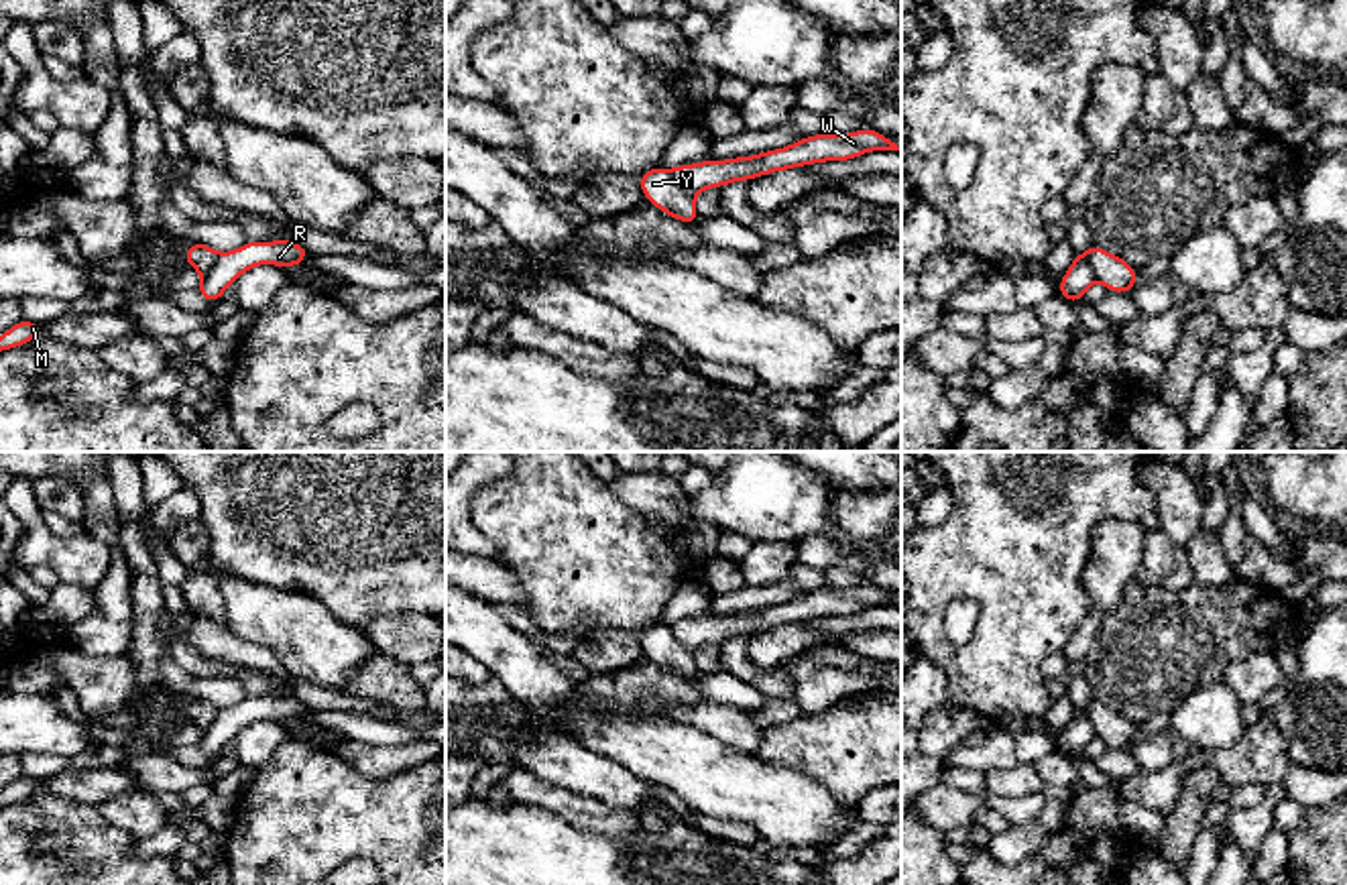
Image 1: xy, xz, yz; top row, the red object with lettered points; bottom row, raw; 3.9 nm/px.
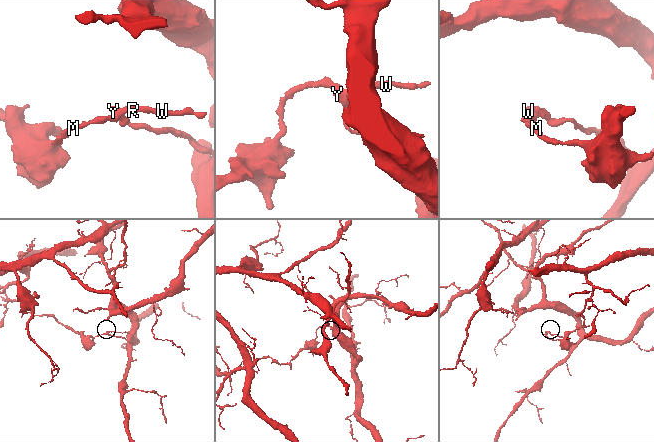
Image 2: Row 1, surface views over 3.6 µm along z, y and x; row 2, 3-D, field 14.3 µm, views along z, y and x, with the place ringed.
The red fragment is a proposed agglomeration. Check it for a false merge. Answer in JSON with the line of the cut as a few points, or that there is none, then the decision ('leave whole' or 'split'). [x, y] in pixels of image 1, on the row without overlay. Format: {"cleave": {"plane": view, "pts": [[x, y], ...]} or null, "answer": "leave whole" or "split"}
{"cleave": {"plane": "xz", "pts": [[670, 627], [692, 652]]}, "answer": "split"}

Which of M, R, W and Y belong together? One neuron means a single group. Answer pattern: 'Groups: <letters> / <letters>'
Groups: M R W / Y

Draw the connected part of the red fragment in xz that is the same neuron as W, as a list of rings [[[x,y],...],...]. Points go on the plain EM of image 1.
[[[865,582],[851,590],[822,588],[804,592],[789,602],[751,612],[726,616],[706,614],[694,621],[678,621],[671,625],[671,631],[682,645],[696,651],[710,643],[724,643],[733,637],[751,637],[785,625],[828,616],[851,616],[871,606],[901,606],[901,602],[891,598],[883,588]]]

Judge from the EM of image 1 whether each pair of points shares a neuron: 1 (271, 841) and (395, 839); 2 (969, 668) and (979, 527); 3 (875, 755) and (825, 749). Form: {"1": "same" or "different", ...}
{"1": "same", "2": "same", "3": "same"}

